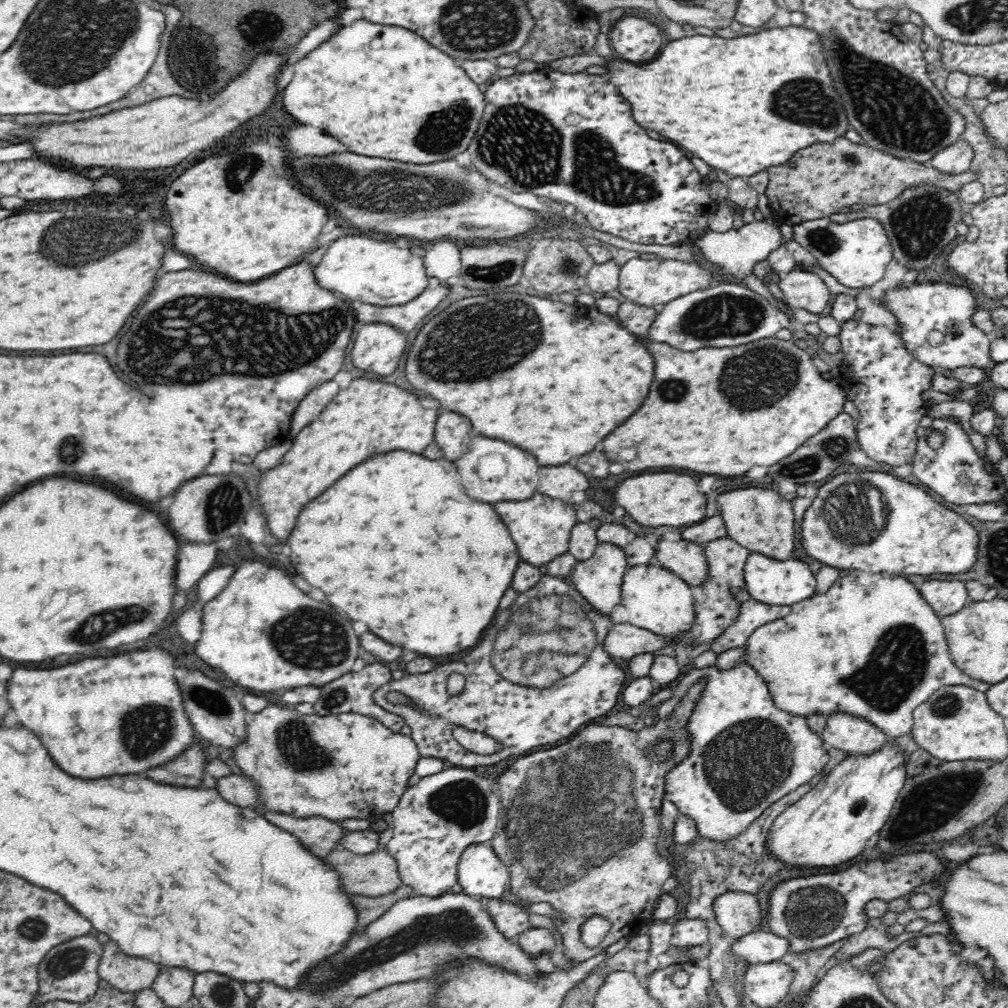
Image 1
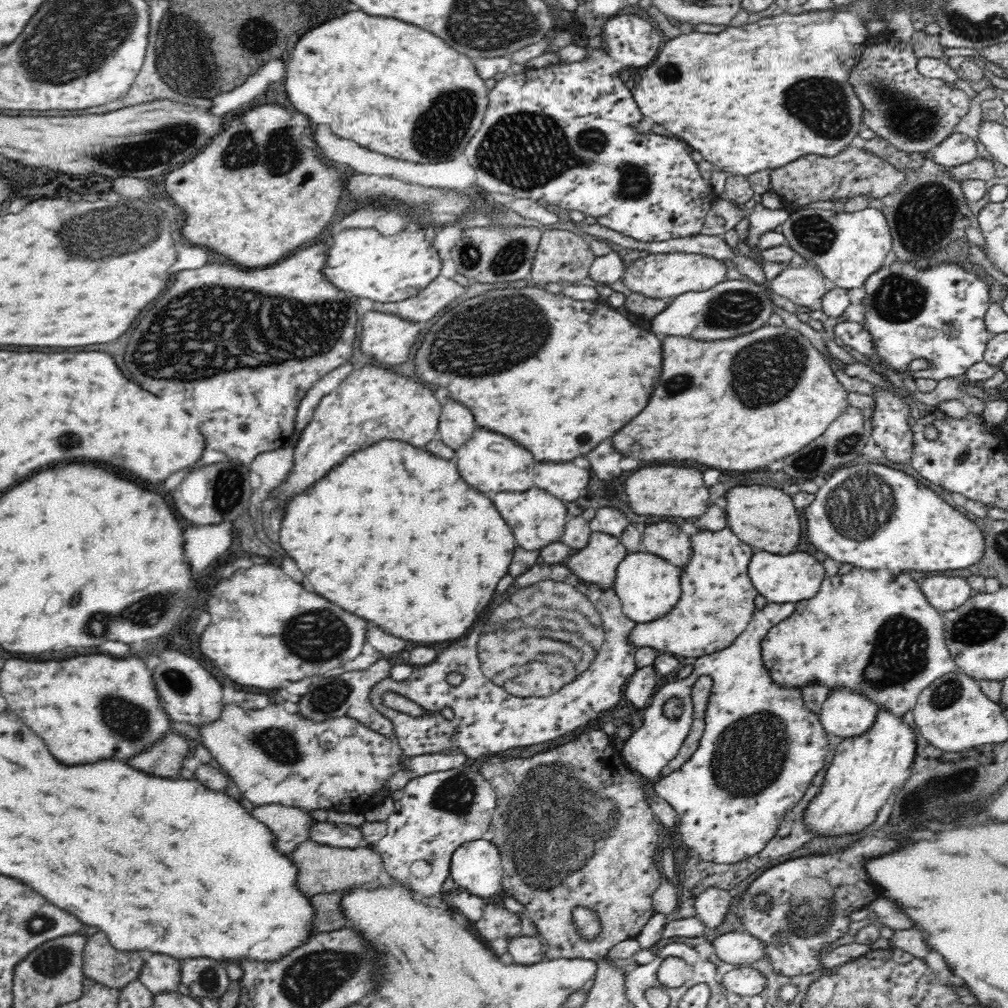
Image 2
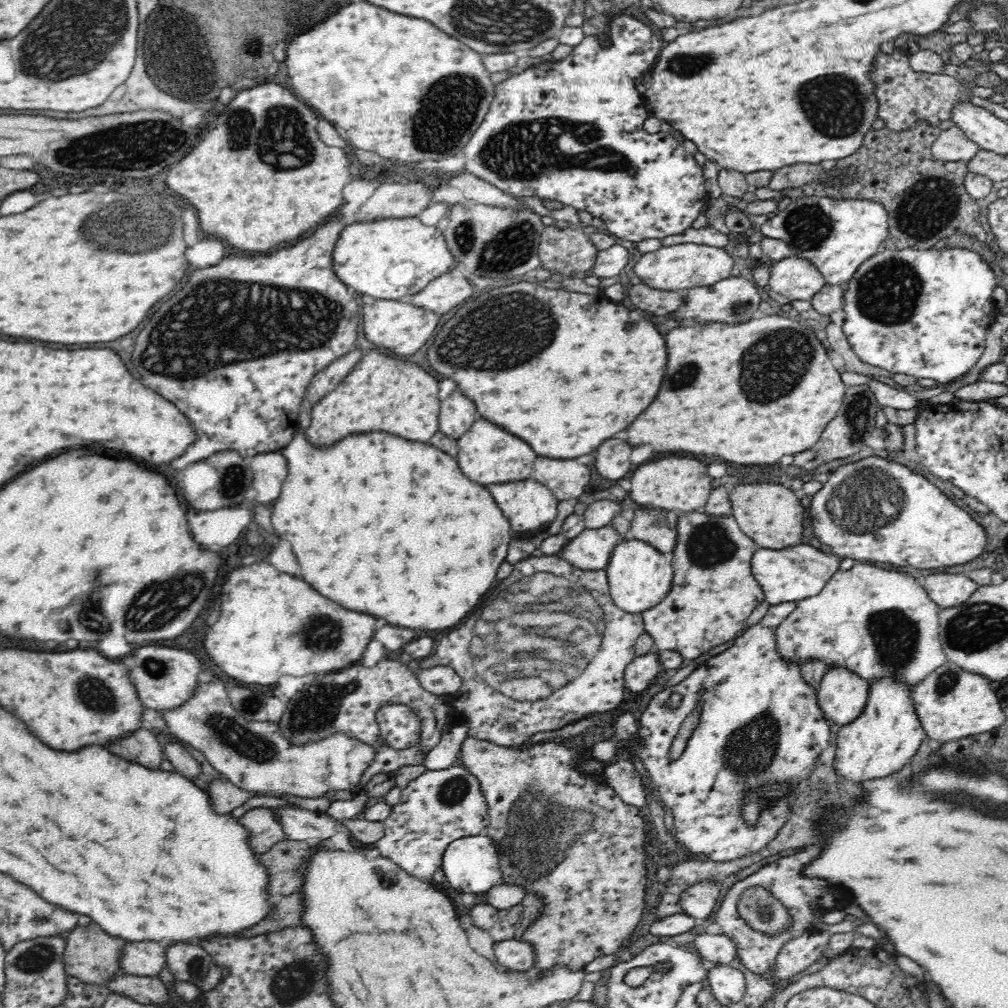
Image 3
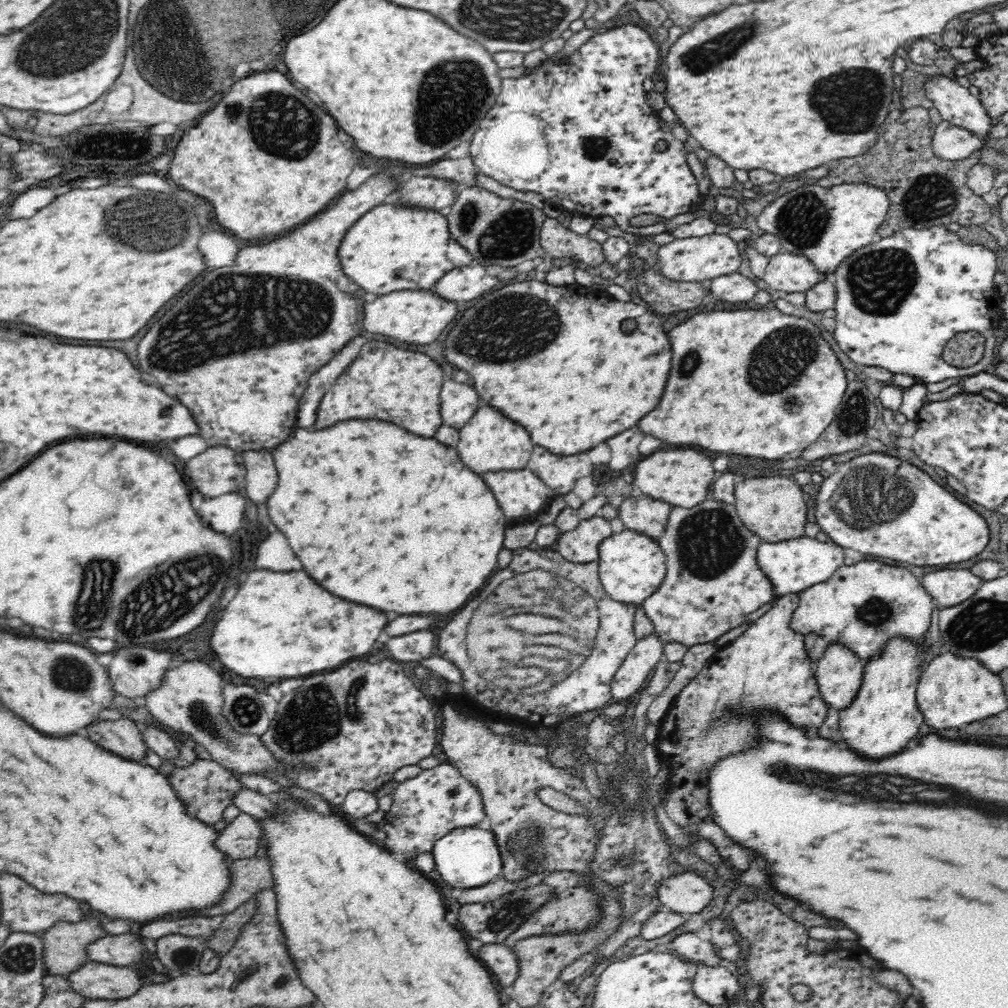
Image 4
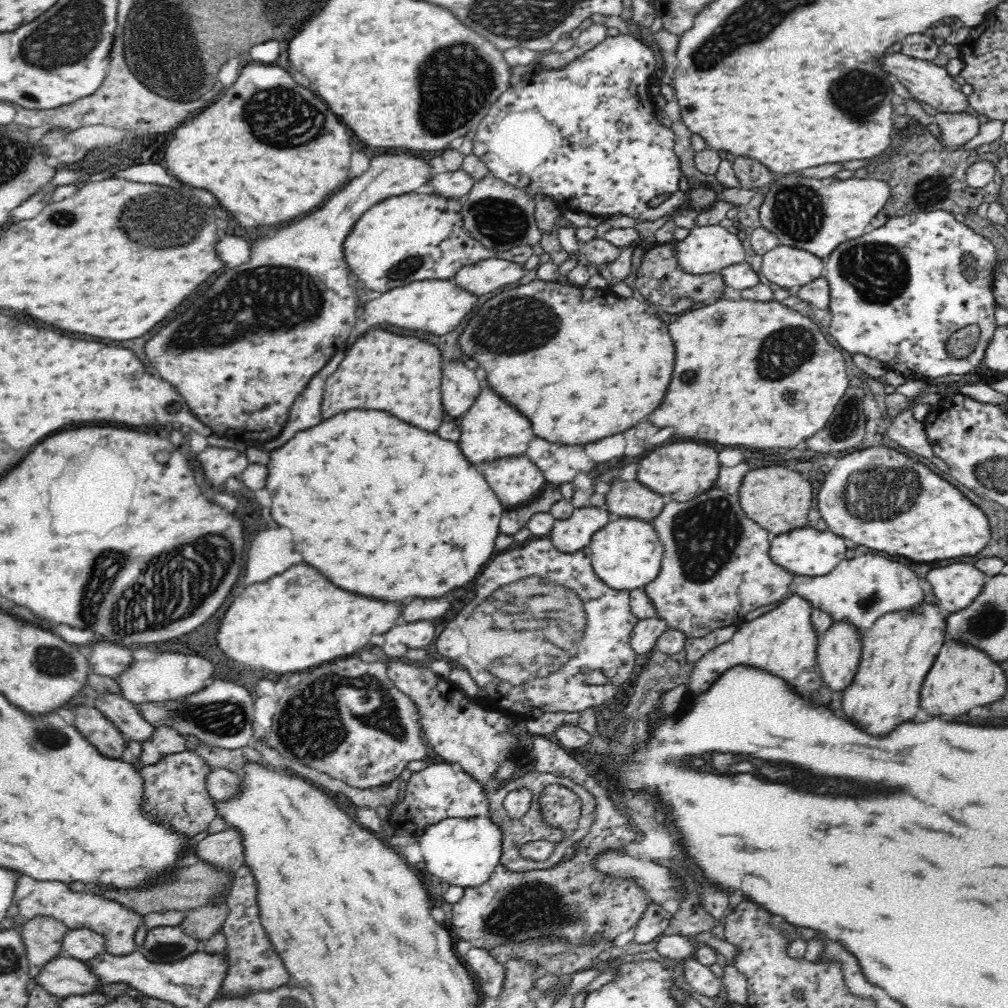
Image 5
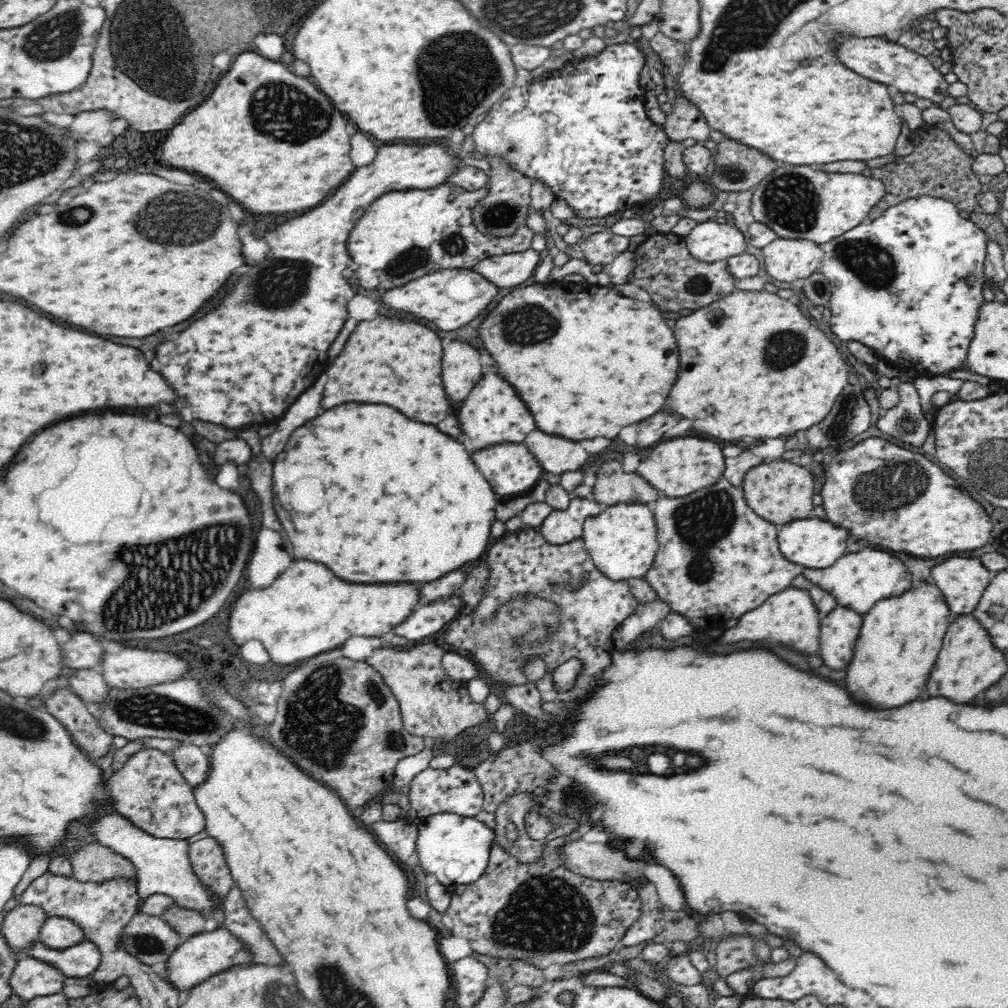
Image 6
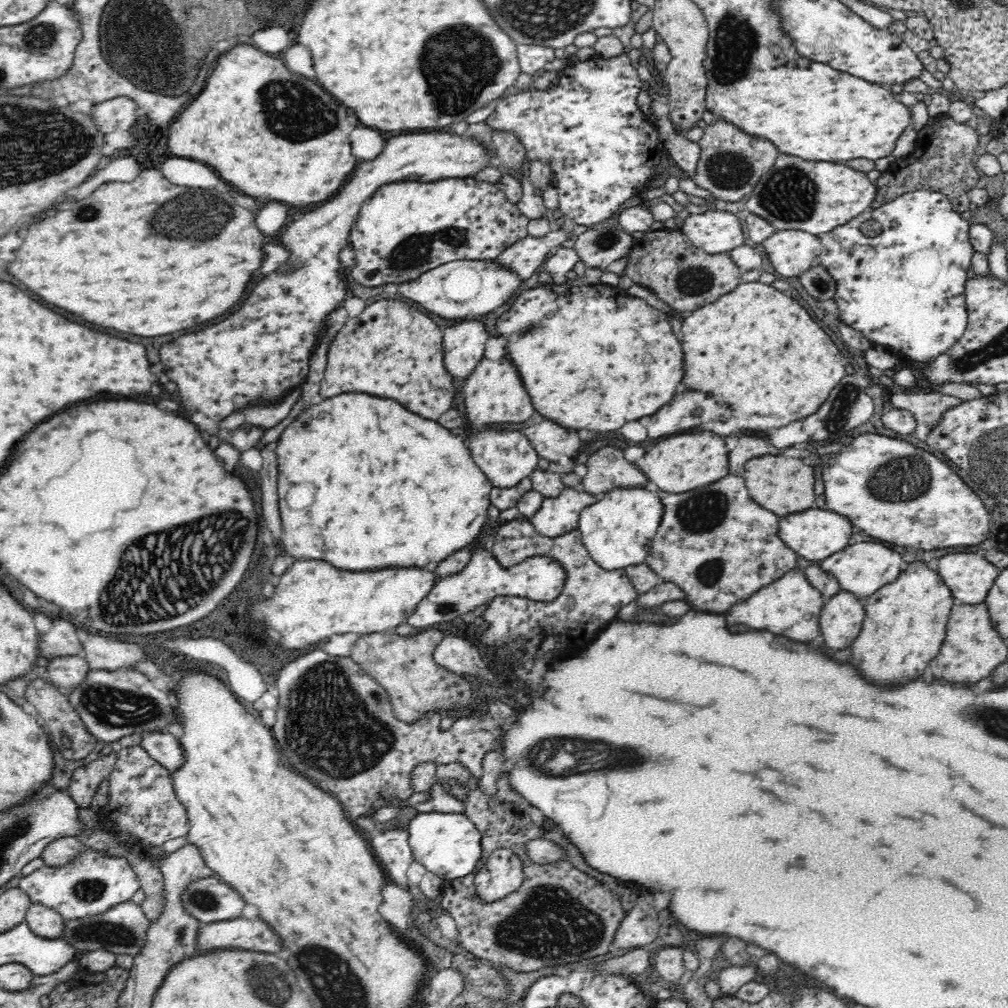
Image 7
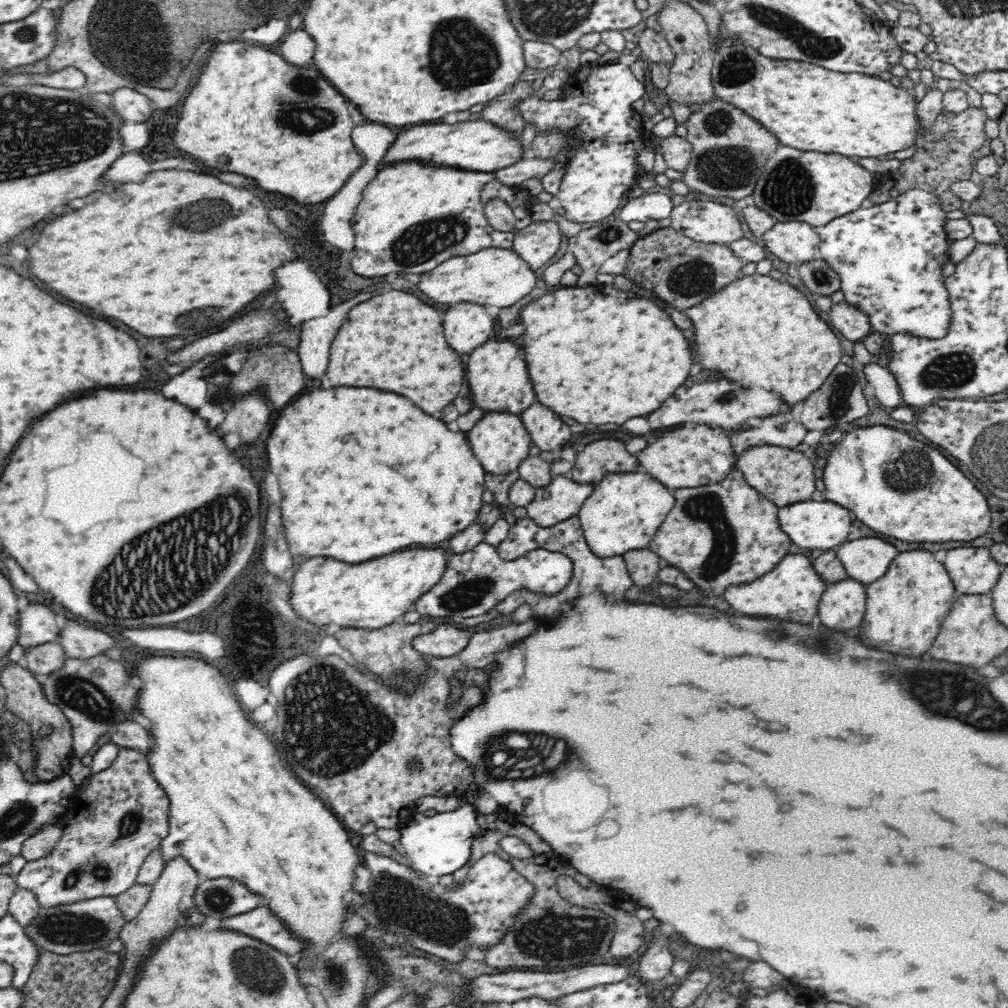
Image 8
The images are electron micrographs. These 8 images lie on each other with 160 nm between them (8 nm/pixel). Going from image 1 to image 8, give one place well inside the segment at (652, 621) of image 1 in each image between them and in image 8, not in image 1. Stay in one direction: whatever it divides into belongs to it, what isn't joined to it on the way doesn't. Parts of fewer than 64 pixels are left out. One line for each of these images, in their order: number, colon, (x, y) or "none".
2: (648, 586)
3: (639, 576)
4: (632, 565)
5: (626, 553)
6: (621, 540)
7: (617, 530)
8: (624, 511)

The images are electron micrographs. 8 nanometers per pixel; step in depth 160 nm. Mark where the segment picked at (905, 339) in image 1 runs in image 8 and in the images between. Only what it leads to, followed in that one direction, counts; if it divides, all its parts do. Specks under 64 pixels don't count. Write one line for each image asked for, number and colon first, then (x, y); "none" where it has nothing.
2: (938, 312)
3: (925, 313)
4: (899, 299)
5: (897, 293)
6: (909, 284)
7: (904, 289)
8: (889, 256)

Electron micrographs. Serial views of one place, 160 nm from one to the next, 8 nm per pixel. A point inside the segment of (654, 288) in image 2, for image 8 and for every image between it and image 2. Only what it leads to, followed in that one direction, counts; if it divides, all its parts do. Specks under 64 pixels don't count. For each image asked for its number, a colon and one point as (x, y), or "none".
3: (680, 266)
4: (696, 258)
5: (710, 248)
6: (709, 241)
7: (714, 230)
8: (706, 221)

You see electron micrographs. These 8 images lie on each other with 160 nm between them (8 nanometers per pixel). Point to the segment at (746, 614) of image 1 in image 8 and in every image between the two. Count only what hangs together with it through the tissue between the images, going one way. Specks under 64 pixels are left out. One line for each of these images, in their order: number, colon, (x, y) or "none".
2: (761, 748)
3: (760, 722)
4: (767, 668)
5: (783, 641)
6: (790, 618)
7: (790, 605)
8: (792, 590)

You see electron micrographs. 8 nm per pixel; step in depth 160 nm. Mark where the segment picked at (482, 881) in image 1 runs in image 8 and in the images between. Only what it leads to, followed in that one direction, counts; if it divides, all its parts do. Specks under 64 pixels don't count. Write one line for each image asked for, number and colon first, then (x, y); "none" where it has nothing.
2: (476, 867)
3: (471, 864)
4: (469, 857)
5: (462, 851)
6: (454, 848)
7: (448, 844)
8: (438, 843)

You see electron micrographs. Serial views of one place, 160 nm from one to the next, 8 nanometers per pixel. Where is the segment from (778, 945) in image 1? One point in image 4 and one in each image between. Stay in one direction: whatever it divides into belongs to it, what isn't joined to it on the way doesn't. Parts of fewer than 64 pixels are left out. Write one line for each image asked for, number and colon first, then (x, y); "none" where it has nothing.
2: (738, 948)
3: (717, 948)
4: (689, 946)

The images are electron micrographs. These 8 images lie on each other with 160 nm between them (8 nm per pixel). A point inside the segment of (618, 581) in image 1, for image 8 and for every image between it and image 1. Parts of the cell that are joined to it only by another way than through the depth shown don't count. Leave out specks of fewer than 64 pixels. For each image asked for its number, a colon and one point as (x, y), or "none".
2: (597, 562)
3: (590, 550)
4: (580, 544)
5: (570, 534)
6: (560, 526)
7: (560, 514)
8: (562, 497)

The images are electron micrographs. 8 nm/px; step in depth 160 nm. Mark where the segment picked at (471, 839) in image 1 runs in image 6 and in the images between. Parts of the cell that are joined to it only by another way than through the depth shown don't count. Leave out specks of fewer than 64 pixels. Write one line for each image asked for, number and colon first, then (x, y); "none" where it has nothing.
2: (439, 812)
3: (440, 806)
4: (428, 807)
5: (443, 790)
6: (456, 790)

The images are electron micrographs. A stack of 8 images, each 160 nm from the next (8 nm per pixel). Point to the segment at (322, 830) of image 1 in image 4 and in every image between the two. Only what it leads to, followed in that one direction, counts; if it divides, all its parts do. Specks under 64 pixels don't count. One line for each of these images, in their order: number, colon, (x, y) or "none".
2: (289, 826)
3: (264, 830)
4: (239, 840)

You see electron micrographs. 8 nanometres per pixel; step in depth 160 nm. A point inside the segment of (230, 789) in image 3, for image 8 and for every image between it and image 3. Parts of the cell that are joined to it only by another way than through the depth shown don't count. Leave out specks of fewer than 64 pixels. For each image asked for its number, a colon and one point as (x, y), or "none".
4: (206, 788)
5: (174, 789)
6: (148, 789)
7: (143, 811)
8: (120, 815)

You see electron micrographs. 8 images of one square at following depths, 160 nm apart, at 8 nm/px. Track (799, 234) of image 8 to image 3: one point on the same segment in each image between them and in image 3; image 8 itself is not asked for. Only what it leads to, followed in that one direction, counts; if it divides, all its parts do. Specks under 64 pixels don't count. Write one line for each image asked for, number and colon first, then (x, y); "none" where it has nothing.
3: (795, 278)
4: (787, 272)
5: (789, 267)
6: (787, 259)
7: (791, 251)

